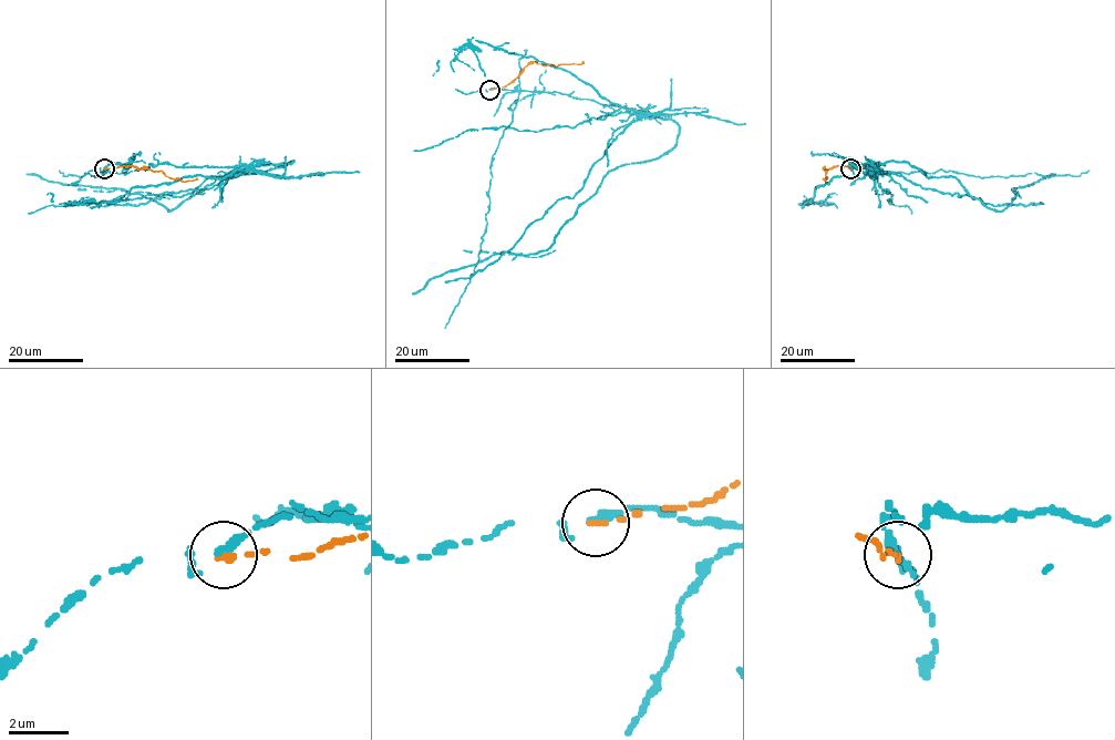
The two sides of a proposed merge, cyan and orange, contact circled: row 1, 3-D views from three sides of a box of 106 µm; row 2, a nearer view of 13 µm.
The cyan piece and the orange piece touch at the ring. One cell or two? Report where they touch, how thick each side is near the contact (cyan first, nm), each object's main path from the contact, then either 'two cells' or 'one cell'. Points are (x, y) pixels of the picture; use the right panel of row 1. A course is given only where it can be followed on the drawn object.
at (850, 168); 220 nm thick on the cyan side, 190 nm on the other; cyan runs (850, 168), (852, 161), (869, 170), (905, 161), (928, 177), (953, 176), (999, 211), (1013, 188), (1055, 173); orange runs (850, 168), (844, 166), (823, 168), (826, 171), (825, 182), (823, 178); two cells

